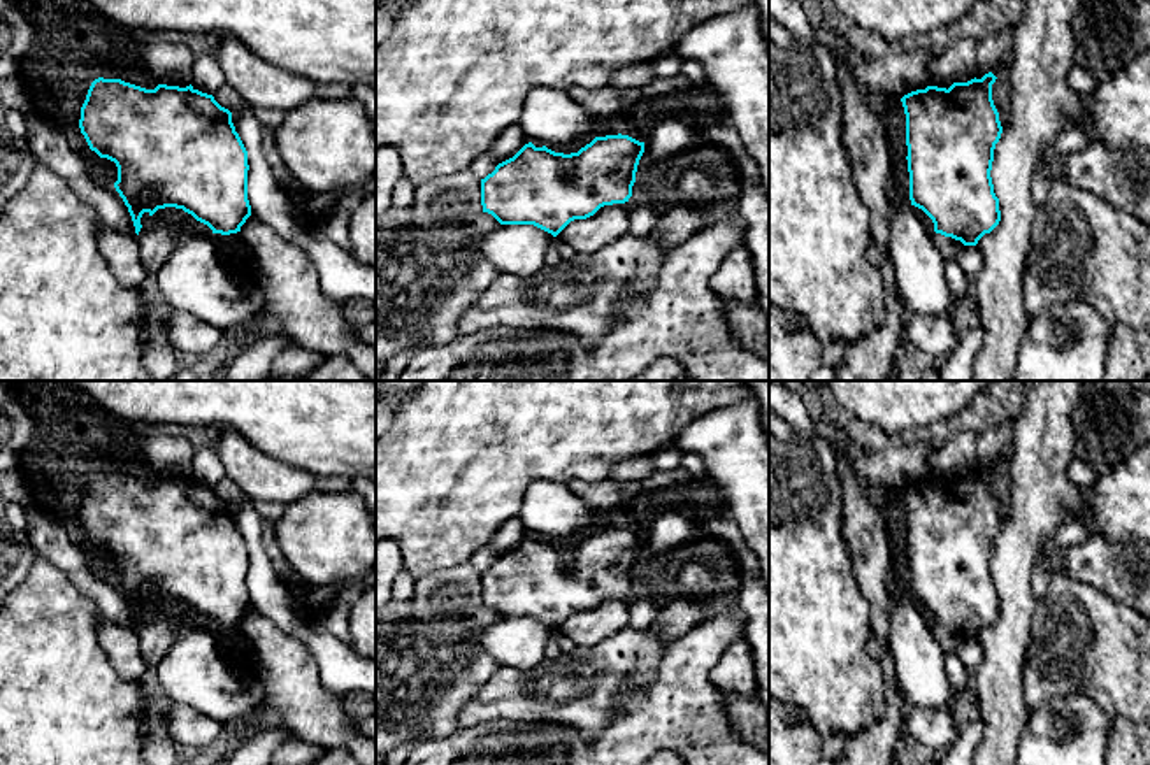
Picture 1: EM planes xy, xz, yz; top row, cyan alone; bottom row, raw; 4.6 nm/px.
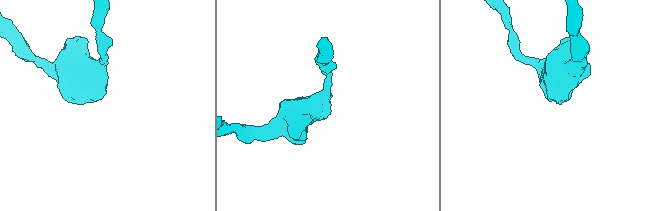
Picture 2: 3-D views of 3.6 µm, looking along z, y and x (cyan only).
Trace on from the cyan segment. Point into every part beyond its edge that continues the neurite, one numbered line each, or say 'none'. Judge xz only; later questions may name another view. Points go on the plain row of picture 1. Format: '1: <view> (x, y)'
none

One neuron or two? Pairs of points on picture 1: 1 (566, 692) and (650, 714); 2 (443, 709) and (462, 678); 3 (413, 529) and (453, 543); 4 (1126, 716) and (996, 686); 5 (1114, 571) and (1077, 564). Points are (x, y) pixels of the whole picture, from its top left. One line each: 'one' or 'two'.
1: two
2: one
3: one
4: two
5: one

